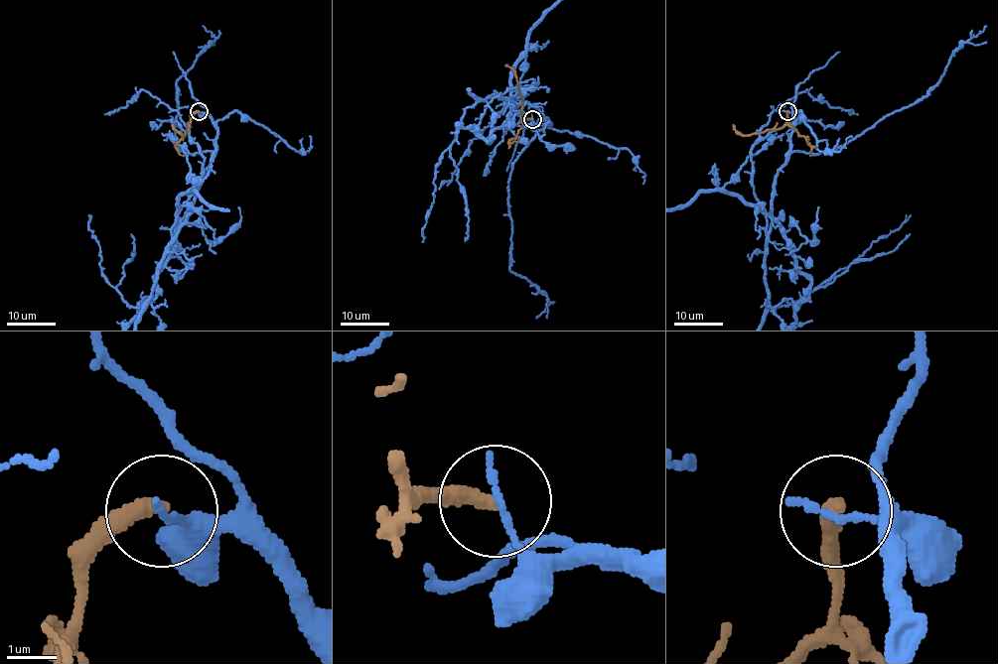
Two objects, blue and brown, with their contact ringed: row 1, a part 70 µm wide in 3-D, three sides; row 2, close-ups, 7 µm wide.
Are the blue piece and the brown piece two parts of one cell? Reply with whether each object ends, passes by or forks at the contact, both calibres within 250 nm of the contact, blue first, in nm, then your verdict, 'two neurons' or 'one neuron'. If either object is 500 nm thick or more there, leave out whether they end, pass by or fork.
blue ends | brown ends | 170/360 nm | two neurons

